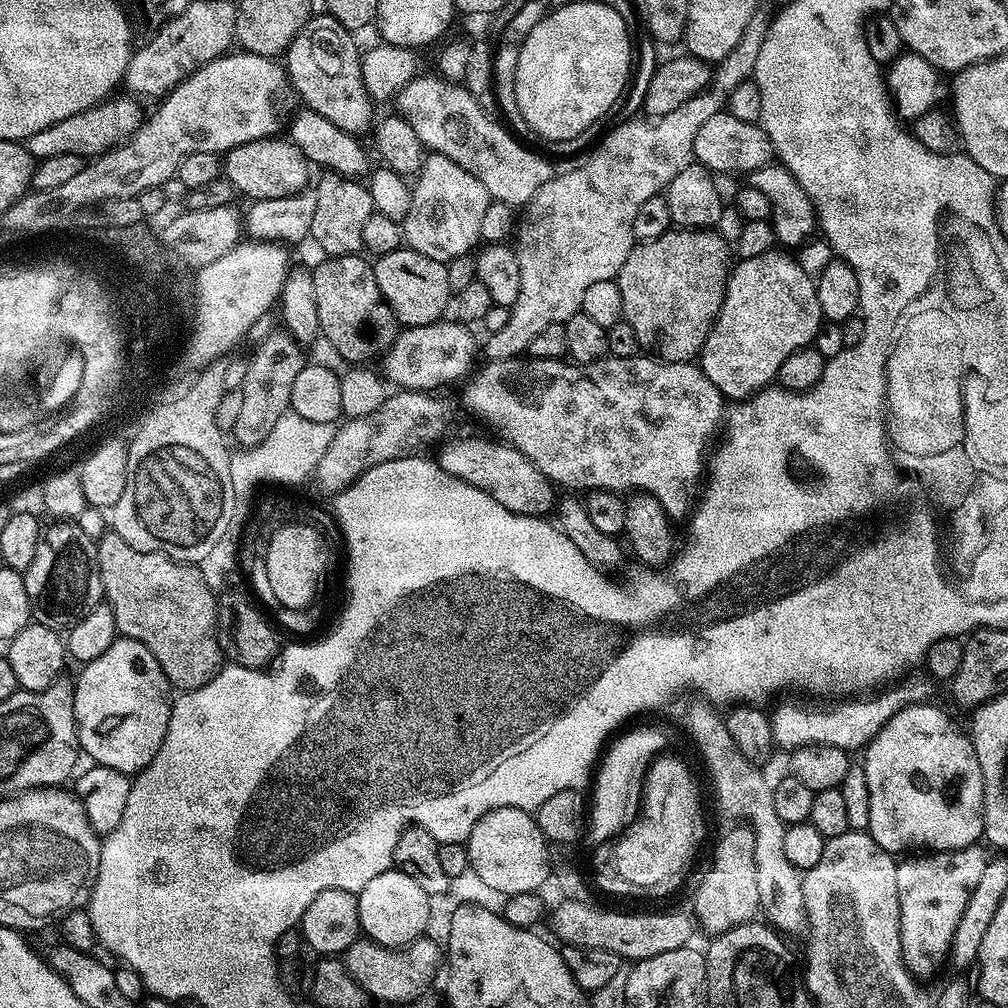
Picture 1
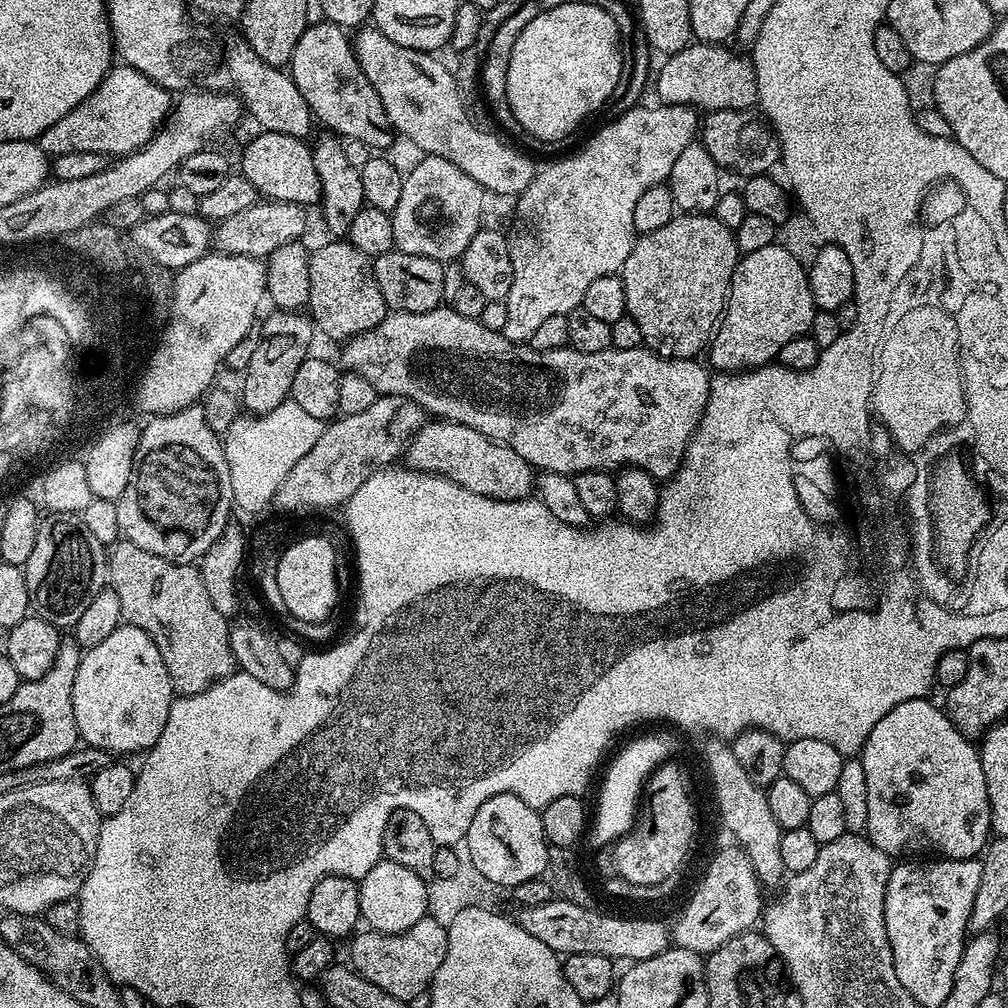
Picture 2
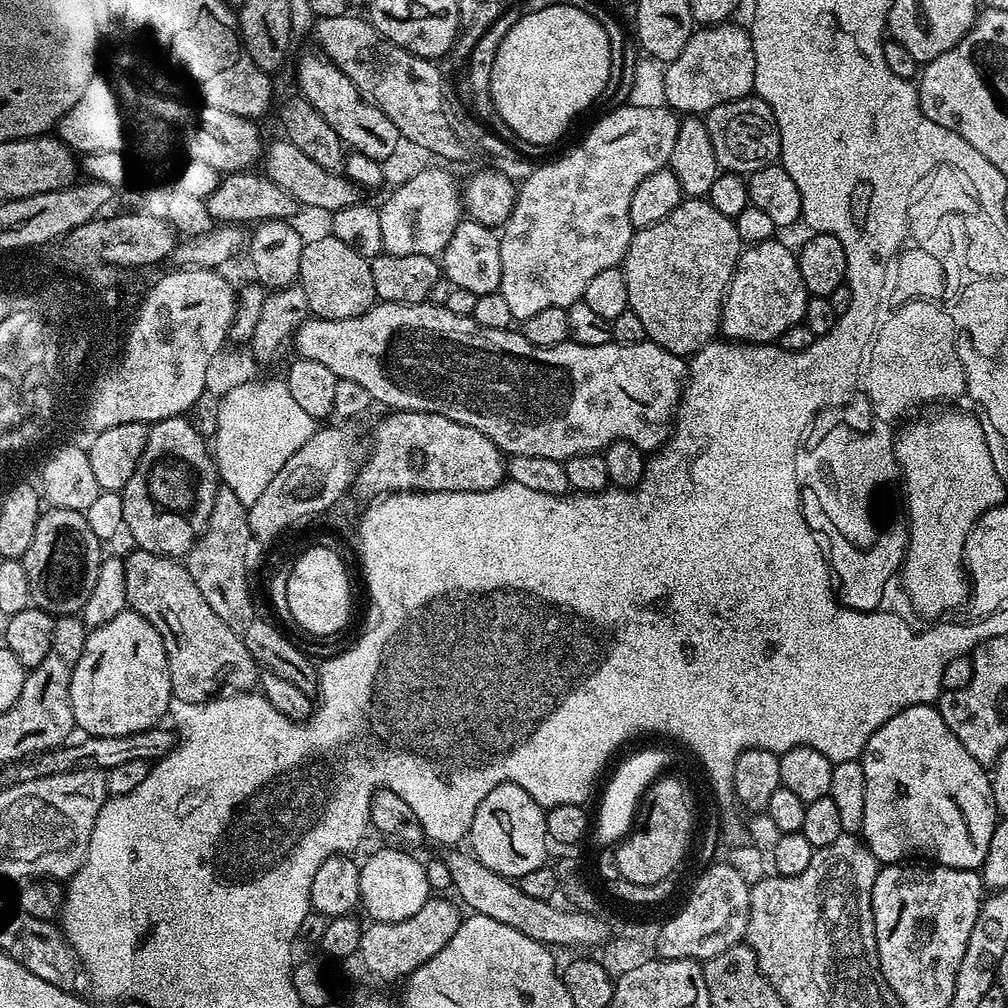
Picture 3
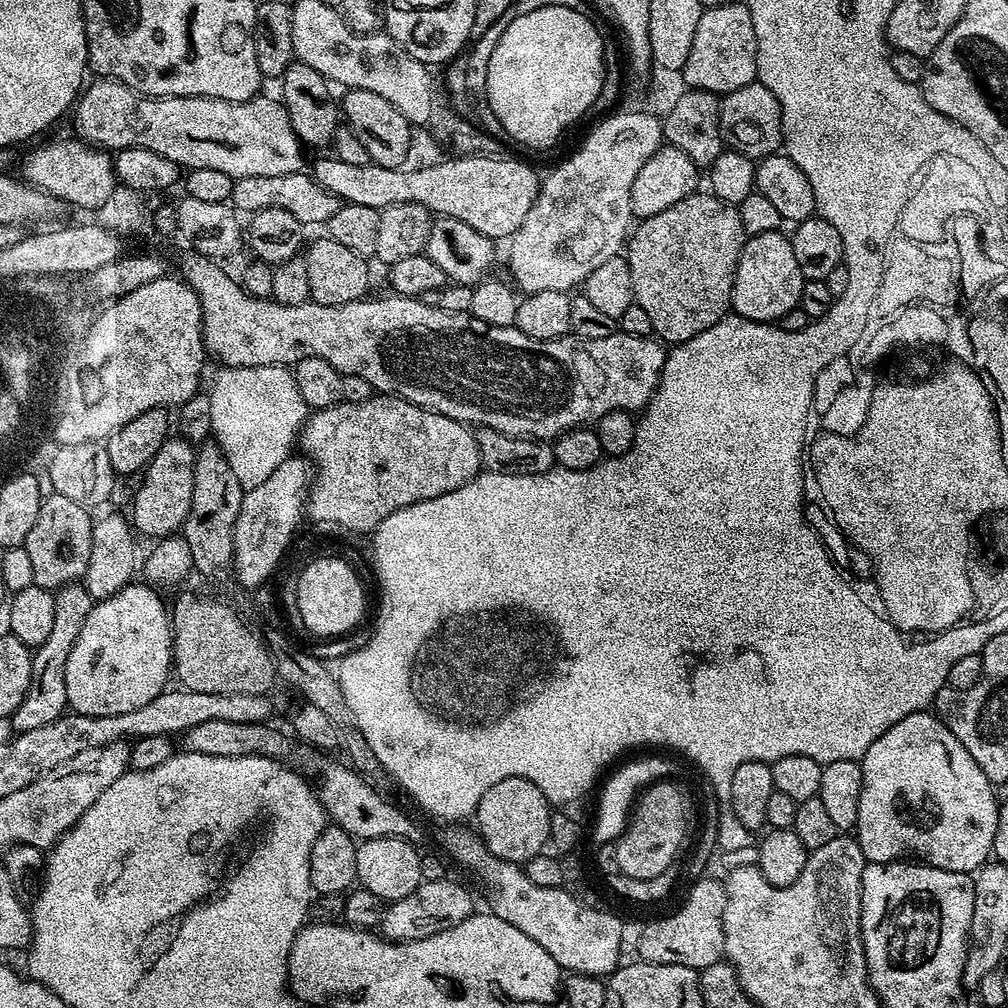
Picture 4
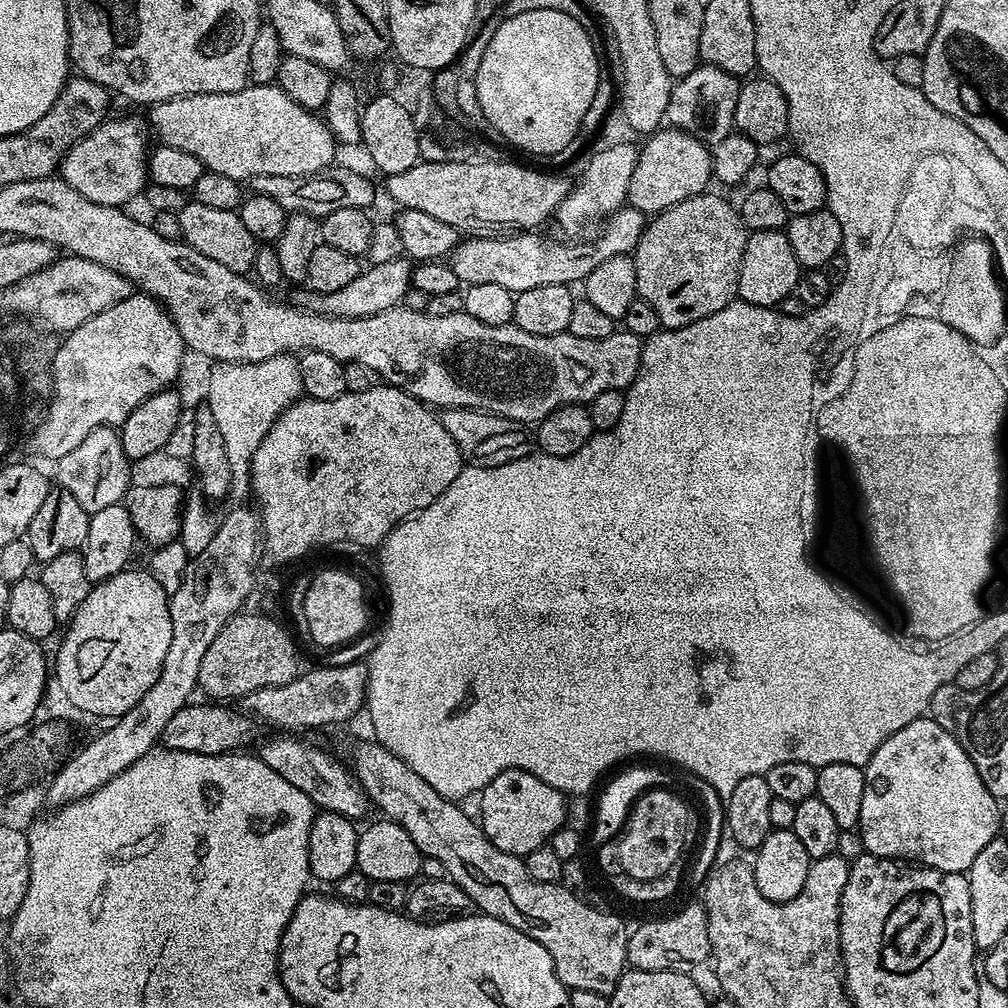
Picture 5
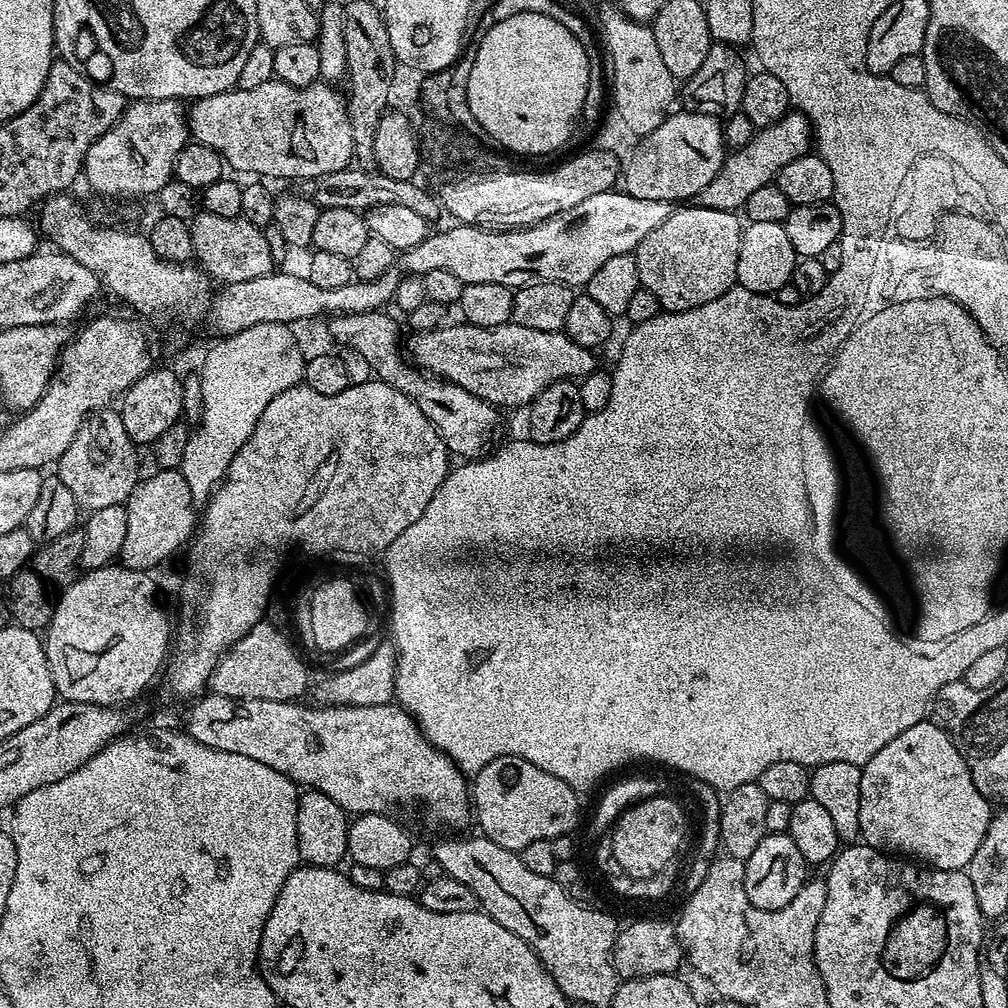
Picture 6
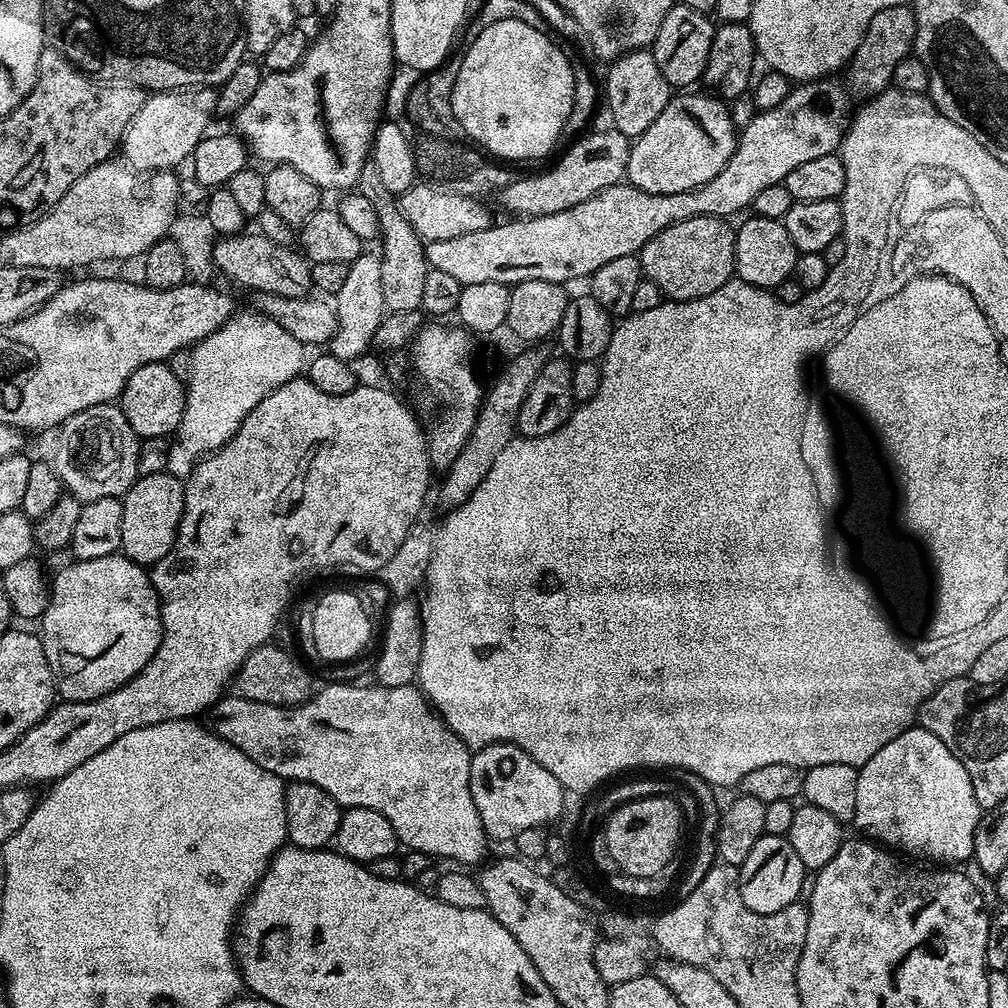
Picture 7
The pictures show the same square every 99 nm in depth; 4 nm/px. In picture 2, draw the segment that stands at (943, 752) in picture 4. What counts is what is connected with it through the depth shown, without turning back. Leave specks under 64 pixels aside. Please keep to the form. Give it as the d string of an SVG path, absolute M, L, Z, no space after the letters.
M921 698L907 700L894 706L894 710L890 710L890 714L886 714L886 718L882 718L882 722L878 722L878 726L874 726L874 730L870 730L870 734L864 739L862 759L866 770L866 810L868 811L866 835L877 848L889 854L897 854L896 852L902 851L903 848L937 848L940 851L937 853L943 854L947 859L970 860L983 853L992 832L992 811L986 794L986 774L982 770L977 745L969 737L963 736L952 725L947 715L941 709L939 712L930 701L931 699Z

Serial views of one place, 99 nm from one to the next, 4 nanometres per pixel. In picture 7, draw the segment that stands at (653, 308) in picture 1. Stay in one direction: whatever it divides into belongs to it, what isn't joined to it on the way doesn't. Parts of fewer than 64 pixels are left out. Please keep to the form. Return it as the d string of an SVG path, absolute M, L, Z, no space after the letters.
M699 216L686 218L686 222L678 222L674 226L666 226L666 230L654 234L654 238L650 238L650 242L640 249L640 269L650 282L654 282L654 286L658 286L658 290L662 290L667 299L693 300L714 294L714 290L733 279L736 271L736 233L733 225L728 224L731 223L719 216Z

